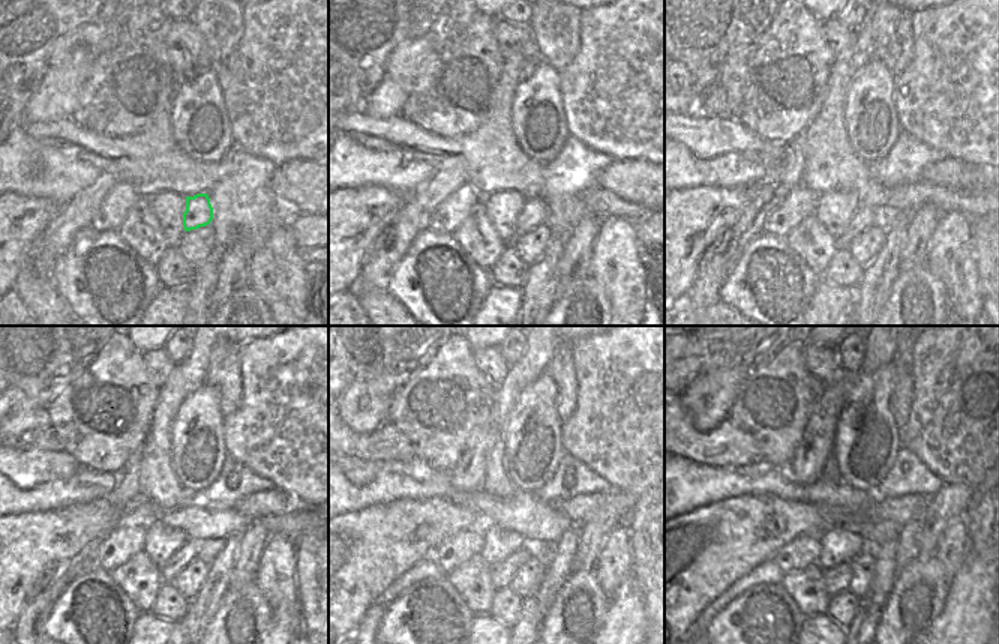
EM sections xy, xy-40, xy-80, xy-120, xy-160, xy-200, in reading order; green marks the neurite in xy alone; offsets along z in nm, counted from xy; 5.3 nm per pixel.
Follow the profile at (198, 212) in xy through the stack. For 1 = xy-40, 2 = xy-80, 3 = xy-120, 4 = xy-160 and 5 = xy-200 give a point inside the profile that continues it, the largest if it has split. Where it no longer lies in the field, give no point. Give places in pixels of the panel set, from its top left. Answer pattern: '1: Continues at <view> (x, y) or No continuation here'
1: Continues at xy-40 (534, 212)
2: Continues at xy-80 (864, 216)
3: Continues at xy-120 (180, 559)
4: Continues at xy-160 (501, 575)
5: Continues at xy-200 (836, 580)

